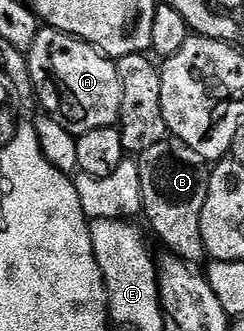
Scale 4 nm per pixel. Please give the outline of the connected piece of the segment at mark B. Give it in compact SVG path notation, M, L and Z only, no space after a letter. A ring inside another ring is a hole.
M166 138L150 146L150 150L139 153L138 165L141 174L141 202L143 215L148 215L152 223L152 232L165 244L167 251L173 256L187 260L189 264L199 265L200 259L205 259L204 243L202 242L202 226L200 215L202 206L206 206L206 190L208 189L209 161L202 158L202 154L194 154L186 142L175 138Z

